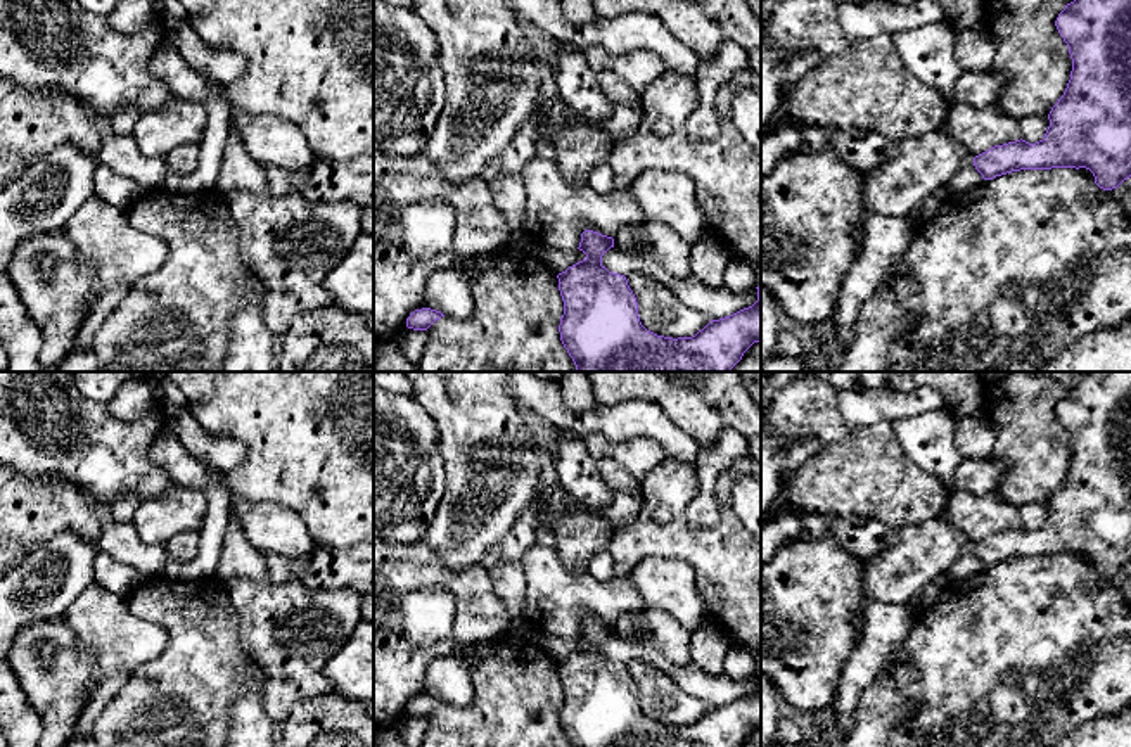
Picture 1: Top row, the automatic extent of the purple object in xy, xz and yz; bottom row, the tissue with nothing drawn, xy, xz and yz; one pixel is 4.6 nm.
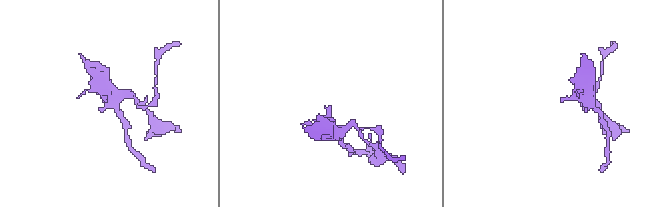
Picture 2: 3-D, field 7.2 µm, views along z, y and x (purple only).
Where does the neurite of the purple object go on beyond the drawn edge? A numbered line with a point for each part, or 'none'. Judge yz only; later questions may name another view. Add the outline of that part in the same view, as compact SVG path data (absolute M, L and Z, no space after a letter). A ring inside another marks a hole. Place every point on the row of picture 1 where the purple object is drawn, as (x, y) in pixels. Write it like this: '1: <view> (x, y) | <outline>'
1: yz (922, 166) | M944 130L899 142L892 159L863 175L858 244L865 239L866 214L908 218L922 201L941 192L970 164L974 156Z

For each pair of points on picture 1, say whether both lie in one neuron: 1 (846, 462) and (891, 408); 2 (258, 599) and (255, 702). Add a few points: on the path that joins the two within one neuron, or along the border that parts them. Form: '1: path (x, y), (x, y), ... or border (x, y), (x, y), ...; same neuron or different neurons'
1: border (841, 410), (851, 424), (891, 422); different neurons
2: border (258, 664), (267, 676), (265, 706); different neurons

